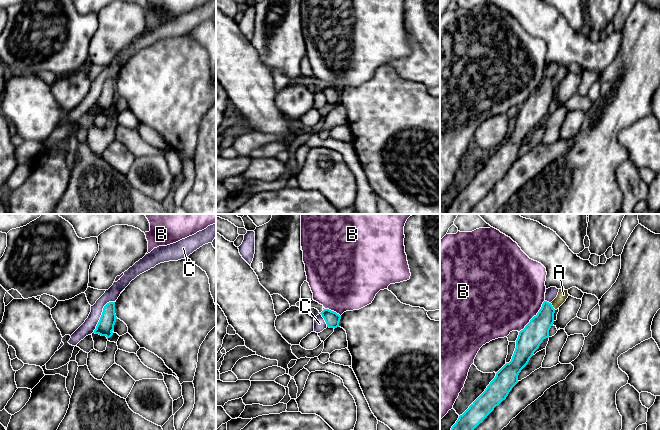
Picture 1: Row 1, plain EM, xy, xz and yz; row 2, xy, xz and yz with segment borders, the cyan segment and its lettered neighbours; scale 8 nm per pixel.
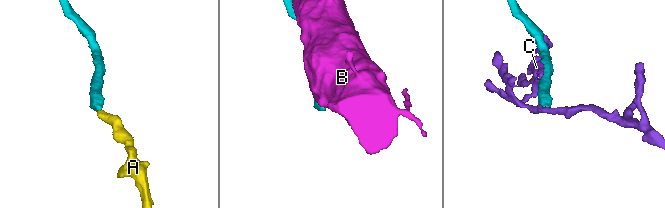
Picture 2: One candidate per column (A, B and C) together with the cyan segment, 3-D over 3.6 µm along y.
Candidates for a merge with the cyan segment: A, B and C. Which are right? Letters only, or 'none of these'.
A

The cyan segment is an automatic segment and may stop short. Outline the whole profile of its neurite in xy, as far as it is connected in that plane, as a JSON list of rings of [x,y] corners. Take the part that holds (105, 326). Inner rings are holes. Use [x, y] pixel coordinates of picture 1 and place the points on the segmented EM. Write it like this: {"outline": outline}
{"outline": [[[109,302],[104,306],[100,320],[93,333],[106,336],[107,339],[110,338],[113,335],[116,319],[115,302]]]}

